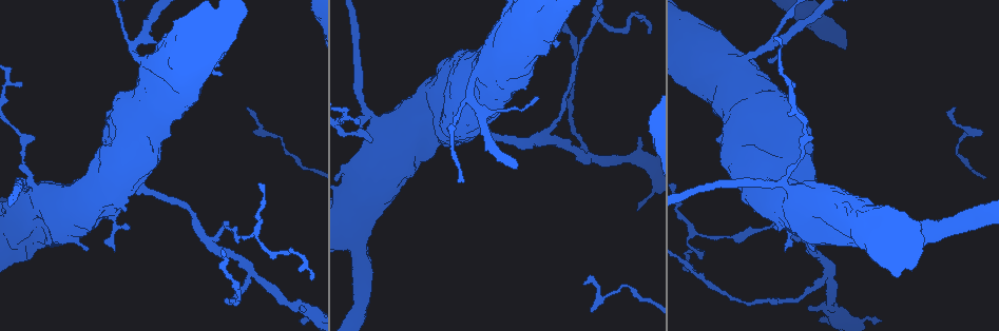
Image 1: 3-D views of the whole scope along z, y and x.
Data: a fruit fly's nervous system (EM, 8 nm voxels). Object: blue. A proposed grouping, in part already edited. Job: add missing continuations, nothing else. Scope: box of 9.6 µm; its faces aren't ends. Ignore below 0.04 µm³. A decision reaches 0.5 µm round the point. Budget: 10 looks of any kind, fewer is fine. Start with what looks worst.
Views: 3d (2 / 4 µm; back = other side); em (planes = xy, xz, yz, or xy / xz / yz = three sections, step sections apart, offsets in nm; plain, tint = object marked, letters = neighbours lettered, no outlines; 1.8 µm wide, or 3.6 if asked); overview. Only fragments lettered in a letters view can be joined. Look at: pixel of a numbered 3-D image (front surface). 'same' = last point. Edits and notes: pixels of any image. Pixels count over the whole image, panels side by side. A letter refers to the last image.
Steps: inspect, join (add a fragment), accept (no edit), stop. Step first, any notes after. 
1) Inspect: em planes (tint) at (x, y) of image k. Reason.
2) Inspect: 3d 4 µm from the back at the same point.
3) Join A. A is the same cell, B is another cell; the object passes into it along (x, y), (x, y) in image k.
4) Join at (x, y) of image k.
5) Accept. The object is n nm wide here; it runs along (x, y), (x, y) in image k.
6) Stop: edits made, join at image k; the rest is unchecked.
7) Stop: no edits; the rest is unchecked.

Inspect: em planes (letters) at (648, 34) of image 1. Tapers out.

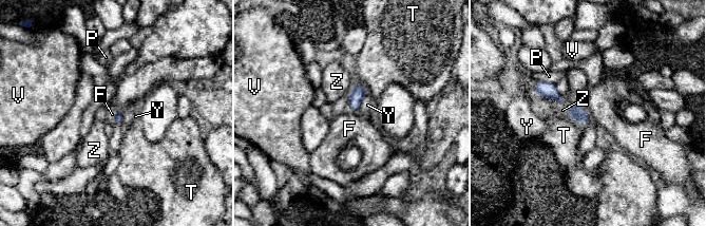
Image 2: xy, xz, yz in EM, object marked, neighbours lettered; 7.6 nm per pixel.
Accept. F, P, T, V, Y and Z are other cells; a border runs along (588, 113), (590, 120) in image 2; no lettered fragment goes on from it.

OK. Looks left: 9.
Inspect: 3d 2 µm at (784, 248) of image 1. Thin end.

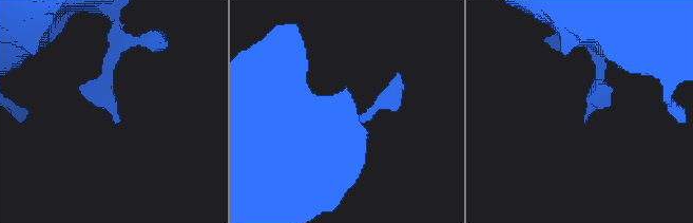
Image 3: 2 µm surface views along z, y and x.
Inspect: em planes (letters) at (119, 116) of image 3. Now the EM.

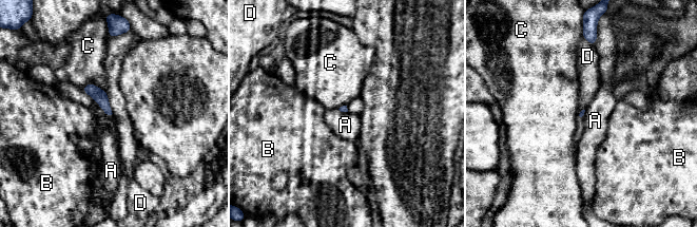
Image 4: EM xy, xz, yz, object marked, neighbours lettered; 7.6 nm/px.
Accept. A, B, C and D are other cells; a border runs along (105, 92), (113, 113) in image 4; none of them fits.

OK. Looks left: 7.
Inspect: 3d 4 µm at (538, 97) of image 1. Tapers out.

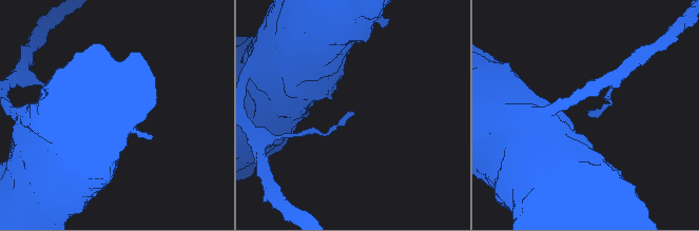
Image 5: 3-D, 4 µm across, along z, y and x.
Inspect: em planes (letters) at (590, 112) of image 5.

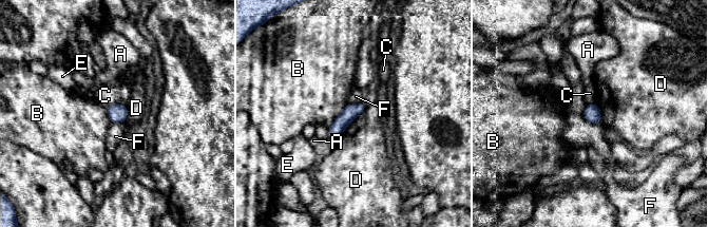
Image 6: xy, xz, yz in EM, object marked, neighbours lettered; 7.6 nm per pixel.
Accept. The longest contact is with D, 300 nm; A, B, C, D, E and F are other cells; it runs along (362, 107), (352, 111), (330, 133) in image 6; no lettered fragment goes on from it.

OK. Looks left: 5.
Inspect: 3d 4 µm at (638, 136) of image 1. Branch stops here.

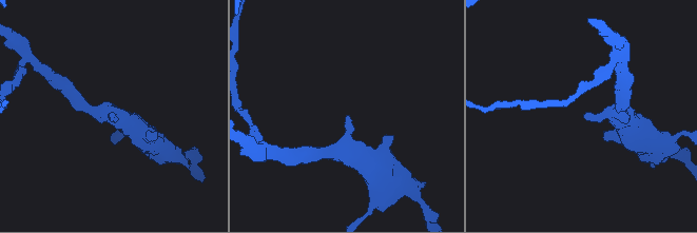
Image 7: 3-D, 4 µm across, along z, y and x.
Inspect: em planes (plain) at (585, 115) of image 7.

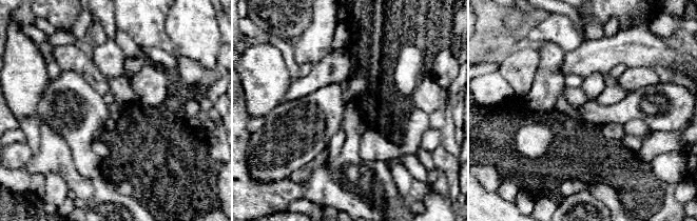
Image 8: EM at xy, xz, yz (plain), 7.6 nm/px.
Inspect: em planes (letters) at the same point. See the neighbours.

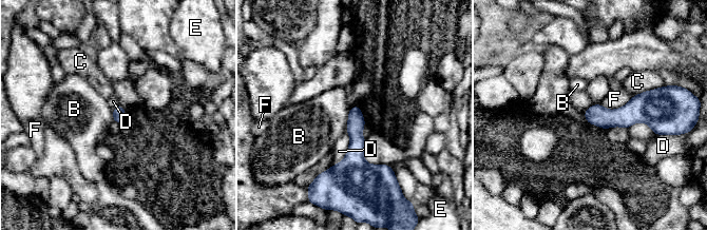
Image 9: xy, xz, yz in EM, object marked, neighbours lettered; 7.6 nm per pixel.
Accept. B, C, D, E and F are other cells; it runs along (357, 109), (356, 153), (349, 176) in image 9; no lettered fragment goes on from it.

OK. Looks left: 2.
Stop: no edits; the rest is unchecked.

